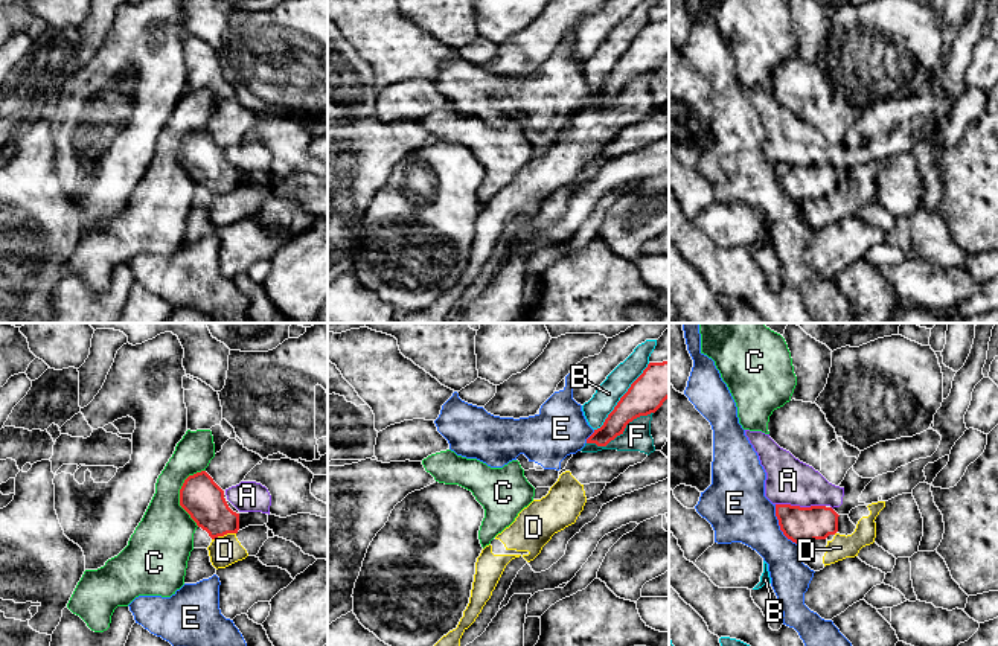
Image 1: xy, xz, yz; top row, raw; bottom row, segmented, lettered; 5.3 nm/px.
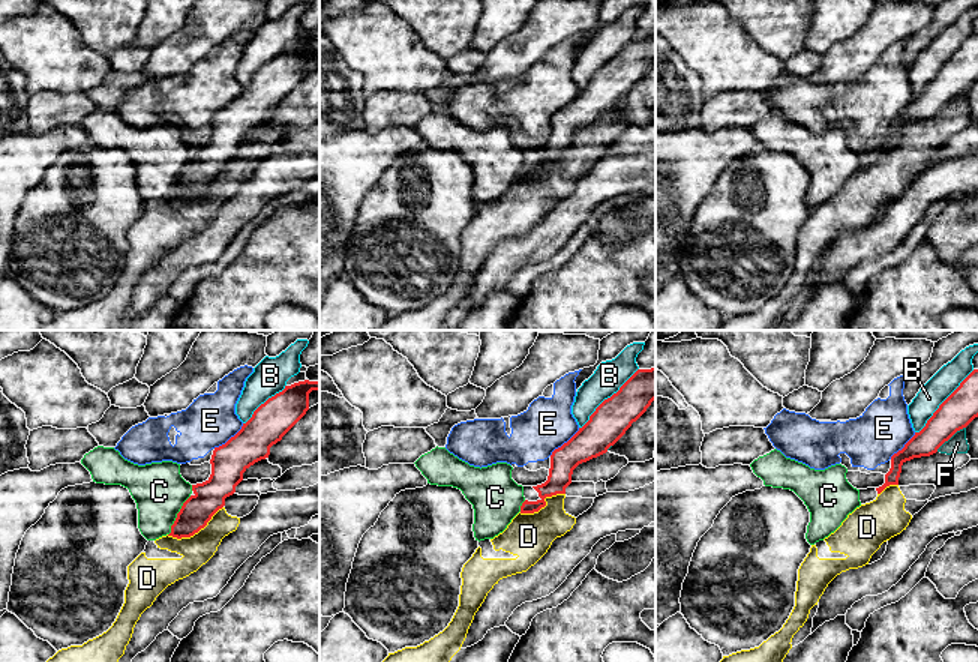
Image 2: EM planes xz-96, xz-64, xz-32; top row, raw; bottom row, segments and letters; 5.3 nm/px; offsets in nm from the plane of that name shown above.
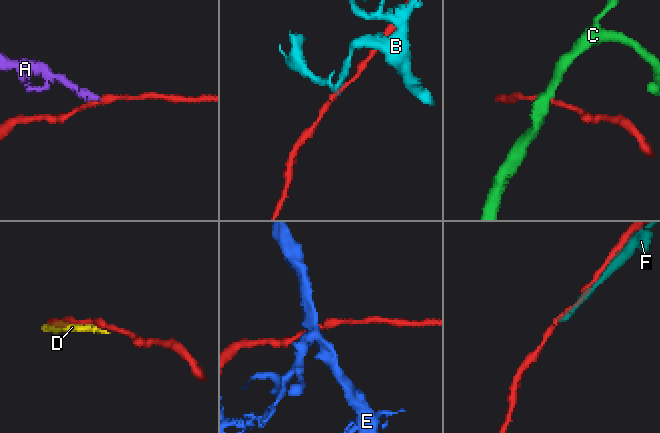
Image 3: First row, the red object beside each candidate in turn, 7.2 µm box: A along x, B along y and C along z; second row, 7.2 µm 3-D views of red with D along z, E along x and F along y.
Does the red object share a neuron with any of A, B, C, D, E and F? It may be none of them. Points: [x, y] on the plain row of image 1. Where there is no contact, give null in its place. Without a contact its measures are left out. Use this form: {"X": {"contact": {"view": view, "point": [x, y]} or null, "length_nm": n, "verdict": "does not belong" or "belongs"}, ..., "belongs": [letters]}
{"A": {"contact": {"view": "yz", "point": [799, 165]}, "length_nm": 260, "verdict": "does not belong"}, "B": {"contact": {"view": "xz", "point": [620, 57]}, "length_nm": 460, "verdict": "does not belong"}, "C": {"contact": {"view": "xy", "point": [180, 153]}, "length_nm": 300, "verdict": "does not belong"}, "D": {"contact": {"view": "xy", "point": [223, 194]}, "length_nm": 130, "verdict": "does not belong"}, "E": {"contact": {"view": "yz", "point": [779, 183]}, "length_nm": 260, "verdict": "does not belong"}, "F": {"contact": {"view": "xz", "point": [620, 92]}, "length_nm": 400, "verdict": "does not belong"}, "belongs": []}

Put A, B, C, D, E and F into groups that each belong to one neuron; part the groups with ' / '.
A / B / C / D F / E

